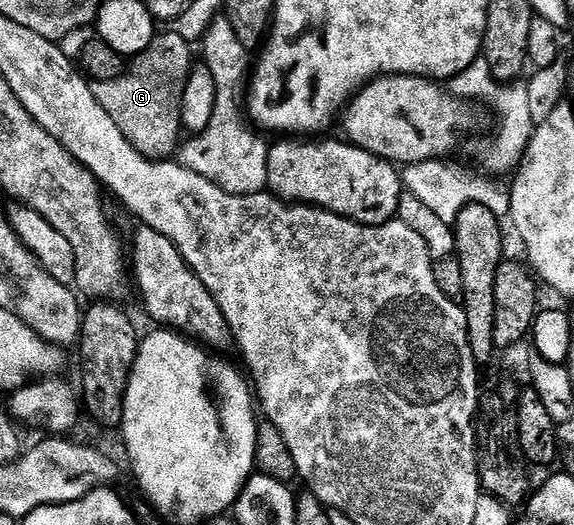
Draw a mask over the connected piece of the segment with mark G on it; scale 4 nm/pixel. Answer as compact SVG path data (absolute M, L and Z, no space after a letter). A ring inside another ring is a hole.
M161 33L145 51L132 58L122 76L104 82L103 109L127 143L146 160L168 160L178 150L182 95L192 66L191 51L184 37Z

